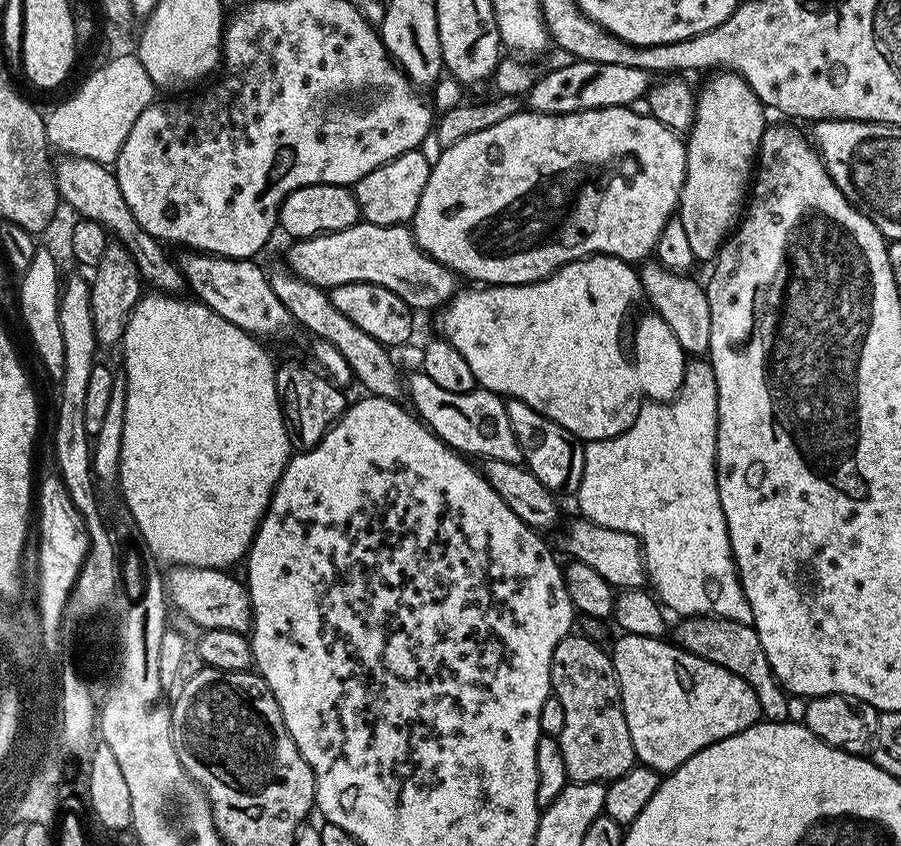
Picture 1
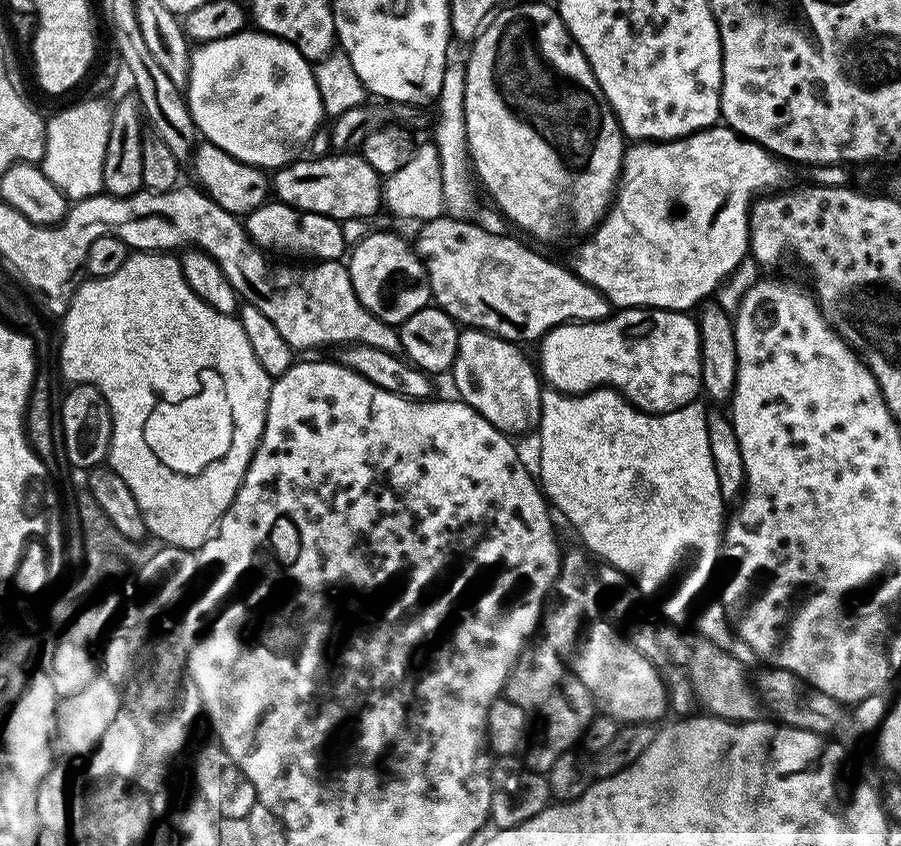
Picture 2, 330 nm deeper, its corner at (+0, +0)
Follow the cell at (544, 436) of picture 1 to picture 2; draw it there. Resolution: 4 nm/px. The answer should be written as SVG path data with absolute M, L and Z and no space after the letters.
M464 328L458 338L458 354L454 358L450 369L450 377L456 383L455 395L469 404L486 422L490 422L500 432L509 437L517 438L523 432L528 432L537 427L540 422L540 394L542 380L537 369L528 361L528 356L523 352L519 343L511 340L503 340L501 336L495 336L489 332L483 332L477 328Z

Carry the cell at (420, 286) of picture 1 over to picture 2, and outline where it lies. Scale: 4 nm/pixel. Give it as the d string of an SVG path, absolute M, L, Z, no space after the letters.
M447 214L423 221L419 225L420 241L415 241L414 244L428 275L435 307L450 314L457 325L477 328L501 336L503 340L536 342L560 324L585 324L605 320L610 314L607 298L594 290L594 286L582 282L582 278L578 278L571 267L563 268L562 265L547 260L542 253L527 248L522 241L515 240L512 236L503 236L500 232L491 232L474 223L471 219L456 219Z

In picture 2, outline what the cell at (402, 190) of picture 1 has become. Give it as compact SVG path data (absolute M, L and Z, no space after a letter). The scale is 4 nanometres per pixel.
M332 154L317 160L297 158L291 164L271 173L270 188L275 199L304 211L328 215L332 219L366 218L379 213L382 208L384 189L380 173L360 154Z

